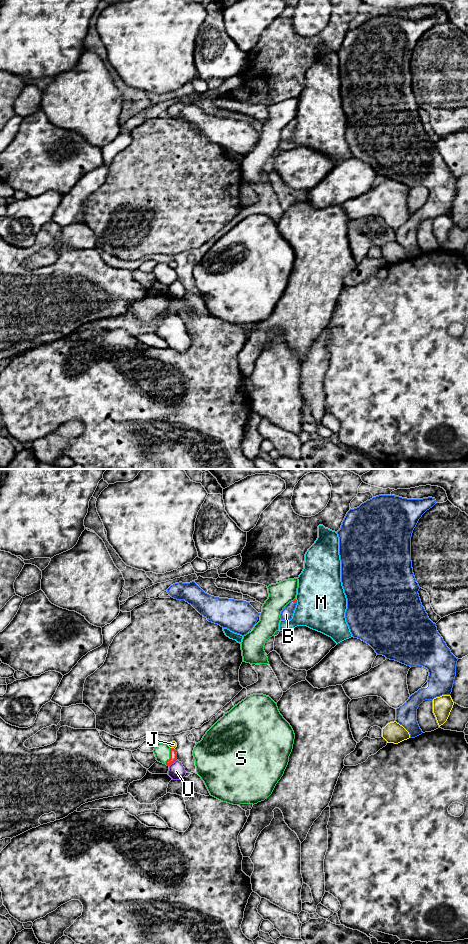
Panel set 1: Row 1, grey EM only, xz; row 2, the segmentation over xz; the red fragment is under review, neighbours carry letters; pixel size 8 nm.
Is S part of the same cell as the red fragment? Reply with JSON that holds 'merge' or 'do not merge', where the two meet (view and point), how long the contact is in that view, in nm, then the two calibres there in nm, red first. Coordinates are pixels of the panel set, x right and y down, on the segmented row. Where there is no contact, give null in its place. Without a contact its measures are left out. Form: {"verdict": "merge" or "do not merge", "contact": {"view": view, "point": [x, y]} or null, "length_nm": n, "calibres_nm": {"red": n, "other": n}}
{"verdict": "merge", "contact": {"view": "xz", "point": [170, 756]}, "length_nm": 130, "calibres_nm": {"red": 60, "other": 130}}

